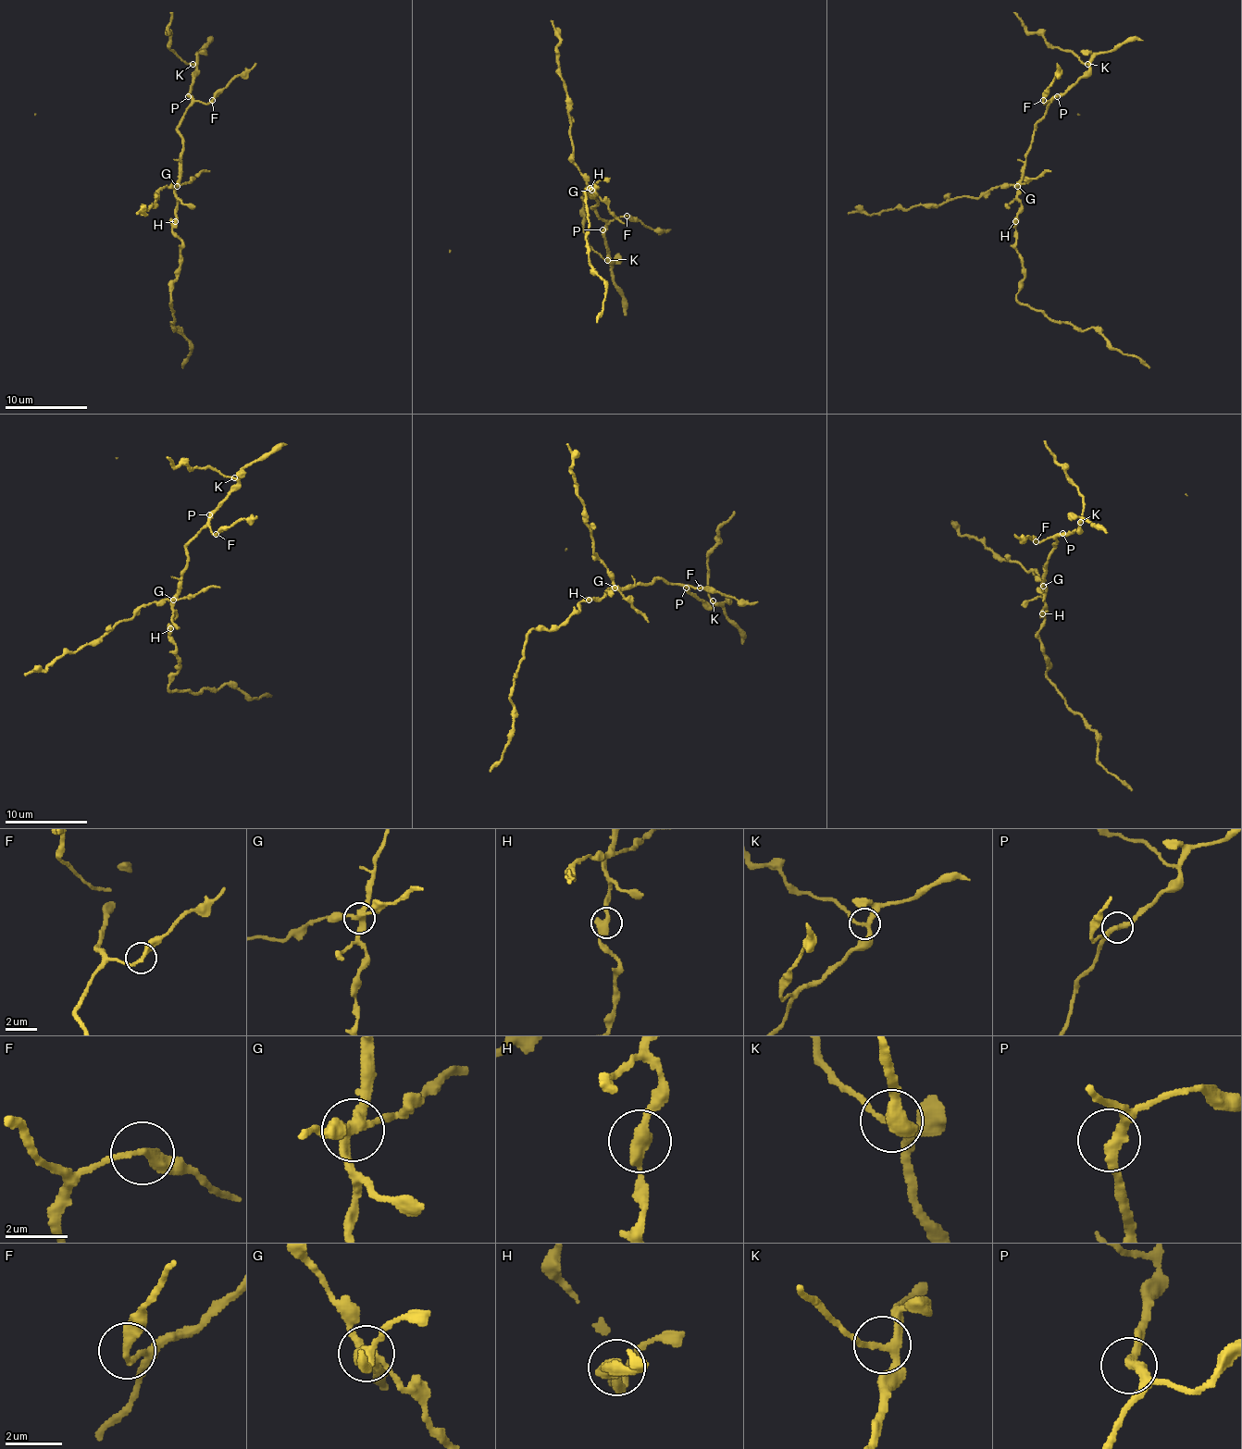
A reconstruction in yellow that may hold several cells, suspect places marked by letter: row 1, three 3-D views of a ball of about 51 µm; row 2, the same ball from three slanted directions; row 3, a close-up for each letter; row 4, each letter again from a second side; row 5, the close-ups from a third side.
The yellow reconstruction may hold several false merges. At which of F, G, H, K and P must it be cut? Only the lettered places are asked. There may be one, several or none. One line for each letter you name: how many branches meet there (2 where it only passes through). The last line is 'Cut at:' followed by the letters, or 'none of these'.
F: branches 2
G: branches 4
Cut at: F, G

